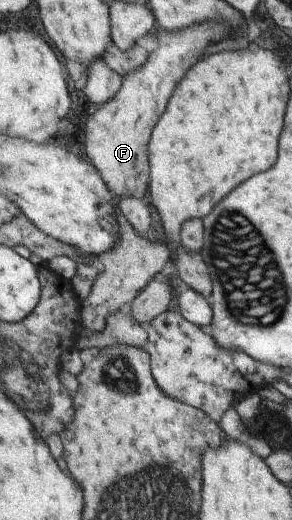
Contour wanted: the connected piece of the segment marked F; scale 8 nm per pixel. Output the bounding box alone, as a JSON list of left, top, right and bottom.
[85,22,232,199]

